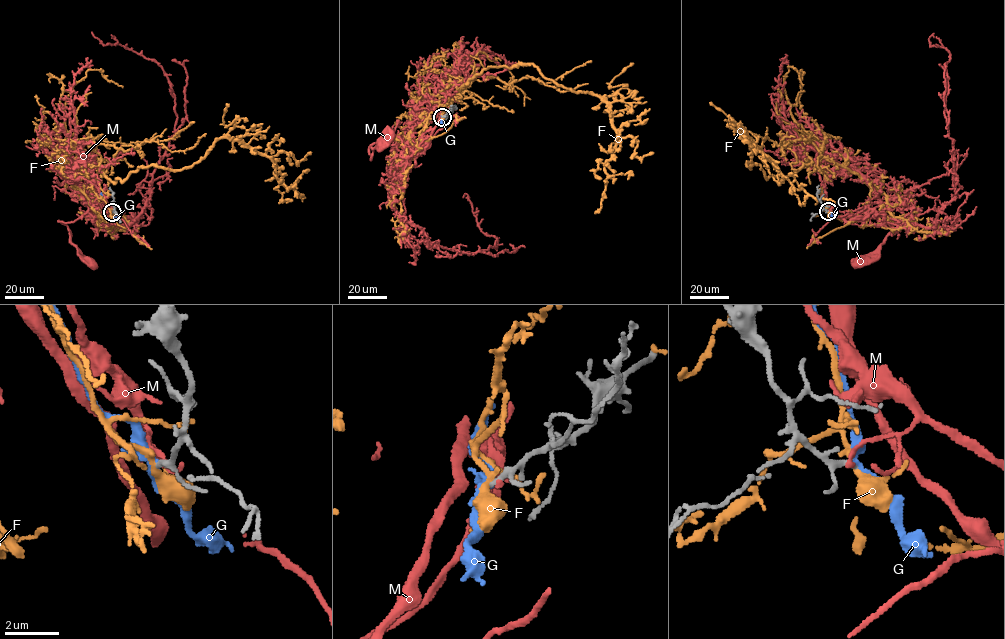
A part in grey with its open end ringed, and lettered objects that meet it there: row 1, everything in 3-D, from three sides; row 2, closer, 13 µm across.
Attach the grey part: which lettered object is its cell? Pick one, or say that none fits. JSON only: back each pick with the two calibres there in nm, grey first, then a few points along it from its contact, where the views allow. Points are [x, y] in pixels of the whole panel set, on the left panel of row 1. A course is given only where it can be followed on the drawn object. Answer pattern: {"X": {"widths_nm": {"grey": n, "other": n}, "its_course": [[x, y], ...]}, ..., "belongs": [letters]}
{"belongs": []}

